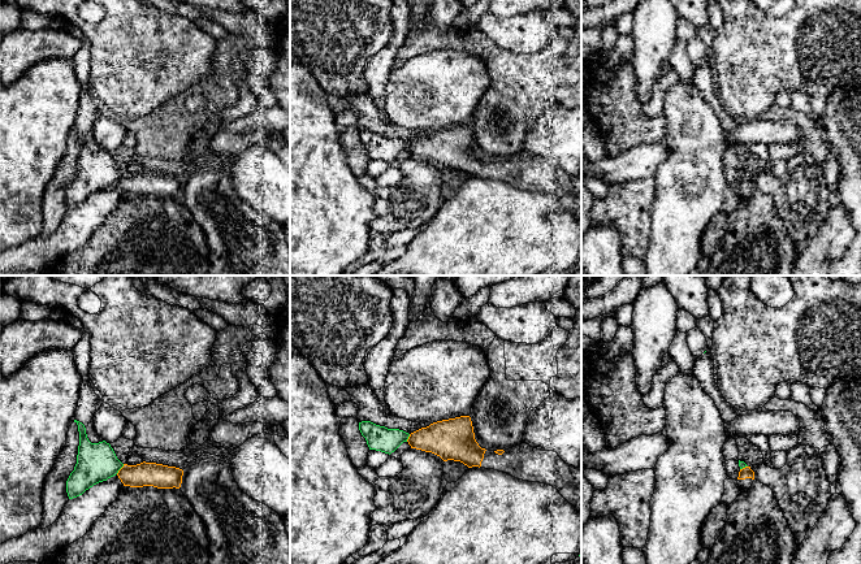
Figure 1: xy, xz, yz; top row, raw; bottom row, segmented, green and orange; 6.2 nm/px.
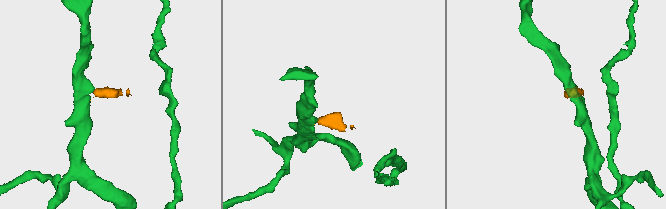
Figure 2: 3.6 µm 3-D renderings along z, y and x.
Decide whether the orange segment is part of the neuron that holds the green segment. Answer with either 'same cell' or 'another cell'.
another cell

